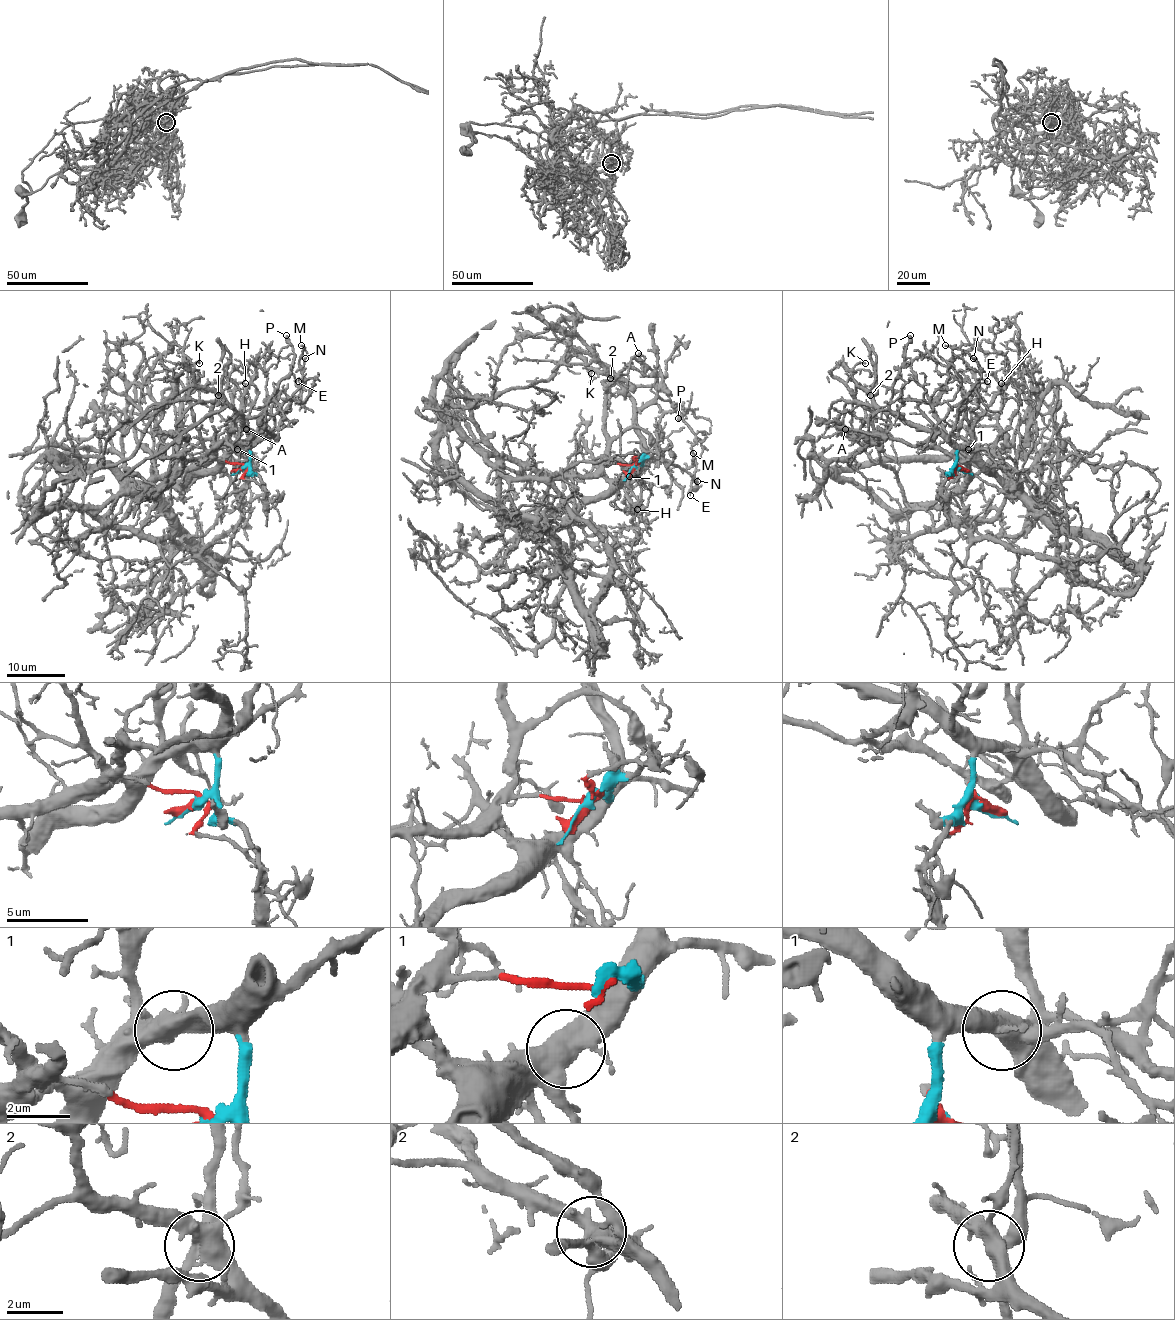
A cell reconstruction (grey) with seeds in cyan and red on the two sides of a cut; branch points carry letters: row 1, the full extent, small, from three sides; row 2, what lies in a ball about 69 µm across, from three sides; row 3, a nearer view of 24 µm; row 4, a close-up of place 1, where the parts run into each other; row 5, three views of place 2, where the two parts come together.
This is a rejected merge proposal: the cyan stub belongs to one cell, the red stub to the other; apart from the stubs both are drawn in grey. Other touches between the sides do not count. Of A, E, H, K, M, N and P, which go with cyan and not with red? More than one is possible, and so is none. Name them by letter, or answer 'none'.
A, E, H, K, M, N, P

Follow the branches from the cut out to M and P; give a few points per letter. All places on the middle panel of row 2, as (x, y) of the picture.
M: (633, 466), (651, 458), (662, 458), (693, 478), (694, 489), (692, 485), (696, 468), (693, 453)
P: (633, 466), (641, 463), (644, 450), (636, 414), (660, 398), (670, 400), (686, 413), (678, 418)

